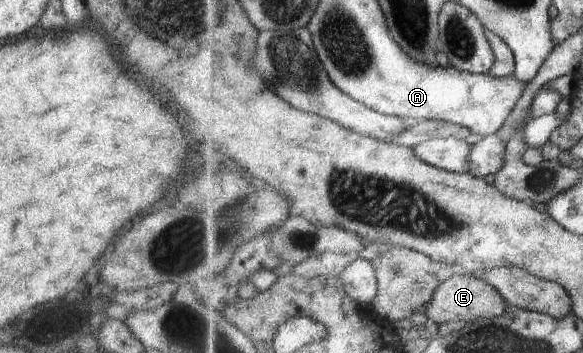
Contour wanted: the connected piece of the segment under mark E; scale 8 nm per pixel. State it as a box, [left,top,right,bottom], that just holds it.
[422,274,509,324]

